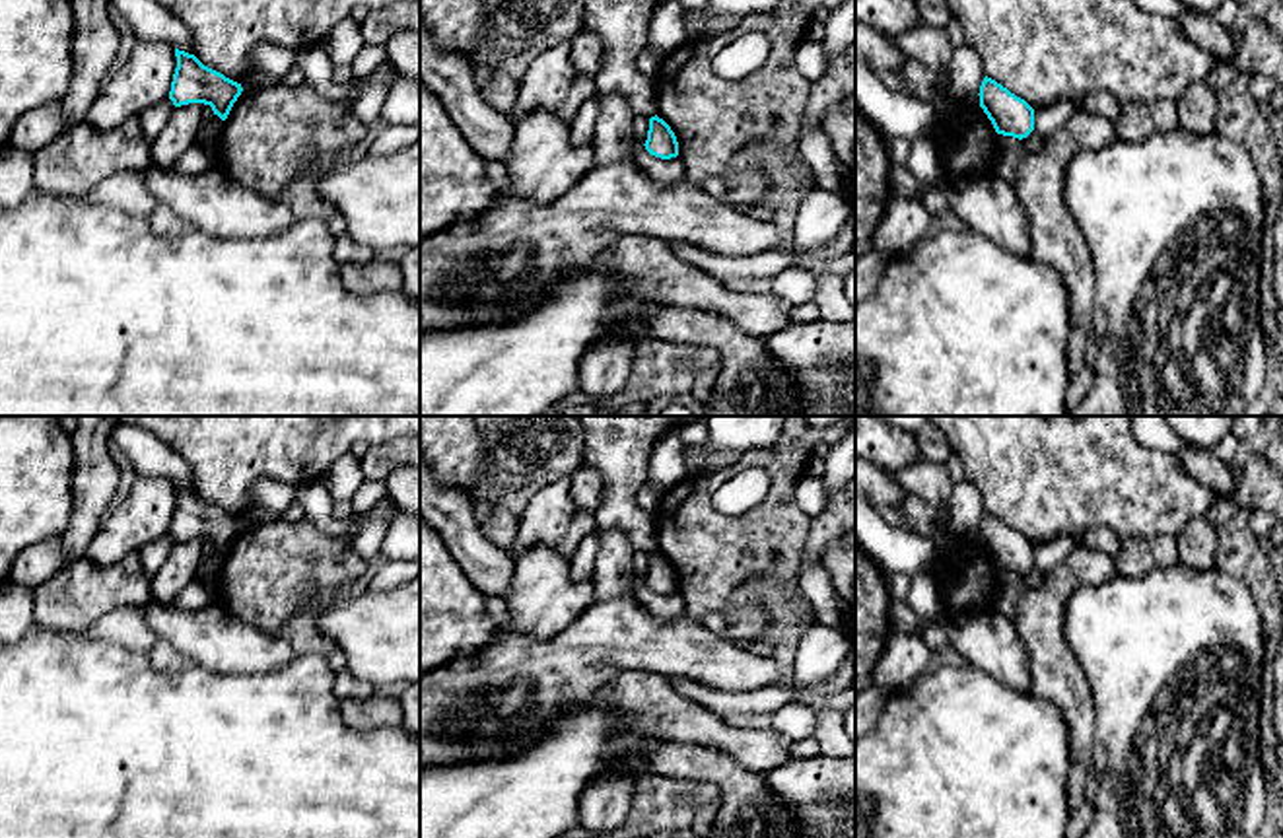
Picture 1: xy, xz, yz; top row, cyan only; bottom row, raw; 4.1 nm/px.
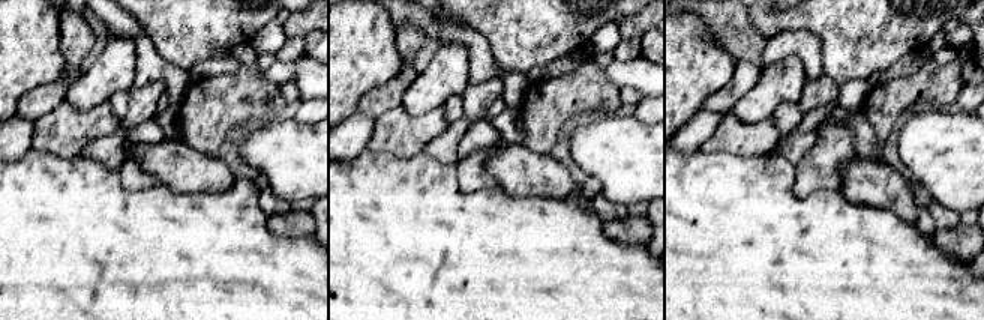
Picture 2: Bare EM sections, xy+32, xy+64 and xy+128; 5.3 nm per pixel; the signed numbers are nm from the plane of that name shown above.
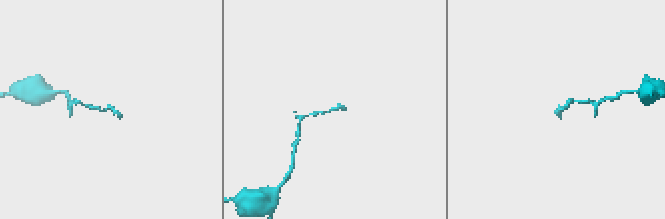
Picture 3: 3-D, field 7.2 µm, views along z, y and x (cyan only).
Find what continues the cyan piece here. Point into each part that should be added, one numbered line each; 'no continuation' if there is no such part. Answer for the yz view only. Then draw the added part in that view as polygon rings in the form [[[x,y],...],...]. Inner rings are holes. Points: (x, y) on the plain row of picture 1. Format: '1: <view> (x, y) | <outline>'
no continuation

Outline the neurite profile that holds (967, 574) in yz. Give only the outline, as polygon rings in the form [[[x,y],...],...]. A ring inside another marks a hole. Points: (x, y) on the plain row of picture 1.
[[[954,541],[937,558],[943,618],[993,609],[997,568],[980,541]]]

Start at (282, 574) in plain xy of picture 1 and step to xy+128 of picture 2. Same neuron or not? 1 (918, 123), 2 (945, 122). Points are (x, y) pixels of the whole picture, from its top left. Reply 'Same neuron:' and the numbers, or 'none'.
Same neuron: none

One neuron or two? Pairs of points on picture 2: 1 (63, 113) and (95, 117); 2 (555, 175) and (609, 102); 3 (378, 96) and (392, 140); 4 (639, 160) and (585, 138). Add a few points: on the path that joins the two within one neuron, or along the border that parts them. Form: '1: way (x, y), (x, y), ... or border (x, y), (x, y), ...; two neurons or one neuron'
1: way (71, 117), (87, 117); one neuron
2: border (525, 144), (534, 152), (548, 155); two neurons
3: border (399, 104), (375, 119); two neurons
4: way (626, 158), (617, 150), (599, 146); one neuron

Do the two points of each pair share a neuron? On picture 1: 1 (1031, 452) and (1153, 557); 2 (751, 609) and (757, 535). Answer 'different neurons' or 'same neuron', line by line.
1: different neurons
2: different neurons

